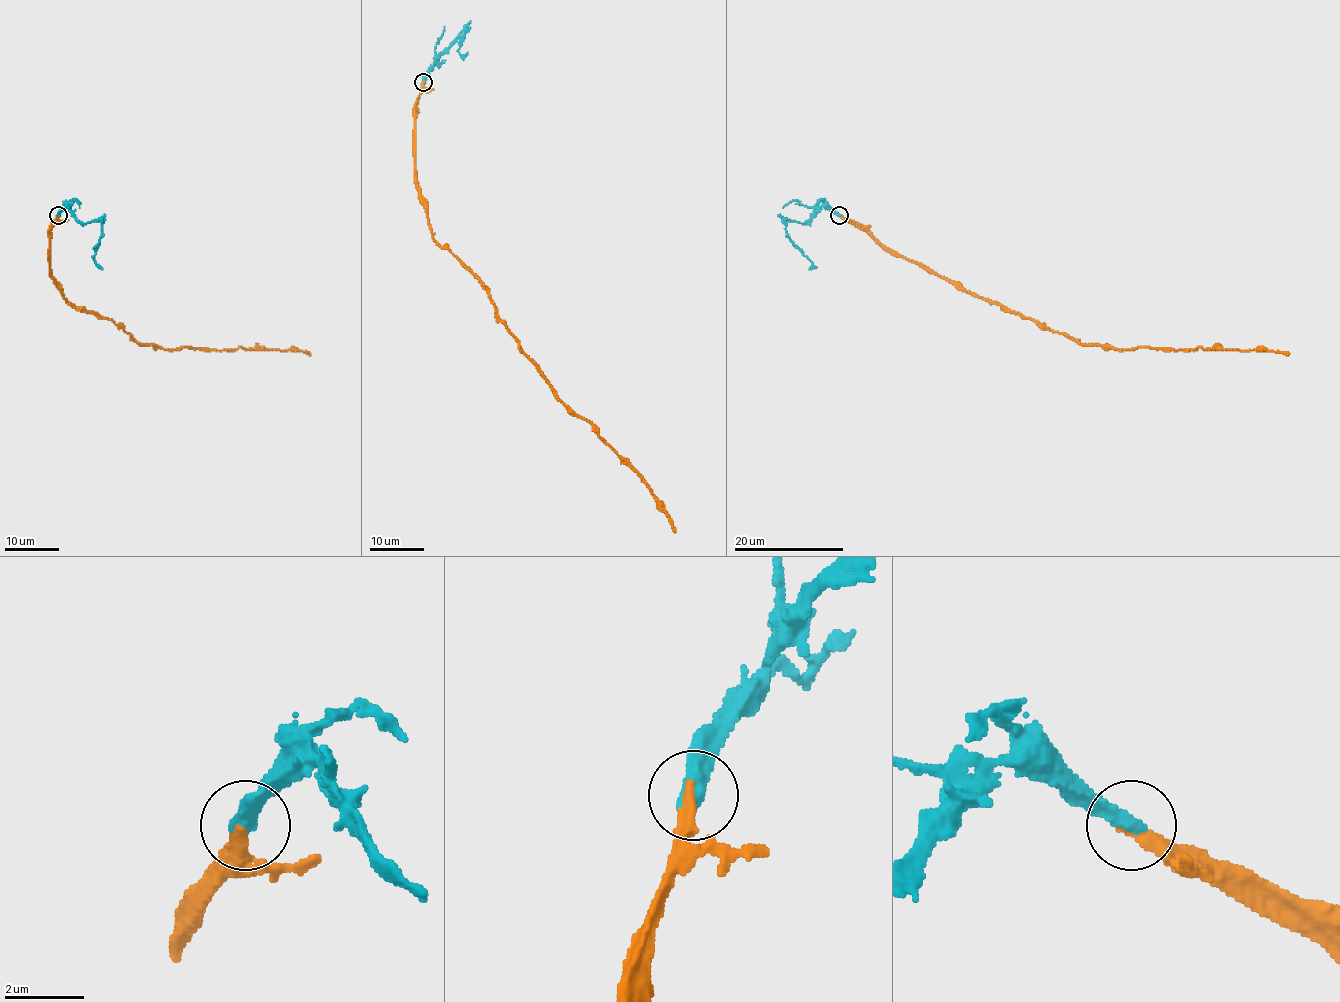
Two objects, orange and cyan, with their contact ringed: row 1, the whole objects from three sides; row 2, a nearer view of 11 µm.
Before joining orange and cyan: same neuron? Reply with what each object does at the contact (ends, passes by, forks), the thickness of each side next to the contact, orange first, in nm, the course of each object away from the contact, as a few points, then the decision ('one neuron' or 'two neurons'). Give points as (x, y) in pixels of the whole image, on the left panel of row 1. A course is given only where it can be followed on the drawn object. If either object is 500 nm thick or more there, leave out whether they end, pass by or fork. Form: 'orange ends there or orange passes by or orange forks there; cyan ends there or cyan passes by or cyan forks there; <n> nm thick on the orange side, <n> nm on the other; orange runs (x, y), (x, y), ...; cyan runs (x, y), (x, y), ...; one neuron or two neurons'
orange ends there; cyan ends there; 340 nm thick on the orange side, 400 nm on the other; orange runs (59, 215), (50, 231), (50, 275), (64, 297), (112, 320), (141, 345), (212, 350), (275, 349), (310, 354); cyan runs (59, 215), (67, 206), (83, 223), (100, 221), (101, 236), (93, 260), (102, 269); one neuron

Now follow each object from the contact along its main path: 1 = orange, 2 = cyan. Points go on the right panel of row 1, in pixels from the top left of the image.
1: (839, 215), (859, 223), (888, 249), (958, 282), (967, 291), (1084, 345), (1118, 349), (1263, 350), (1289, 354)
2: (839, 215), (822, 206), (803, 223), (785, 221), (787, 236), (811, 262), (809, 269)

